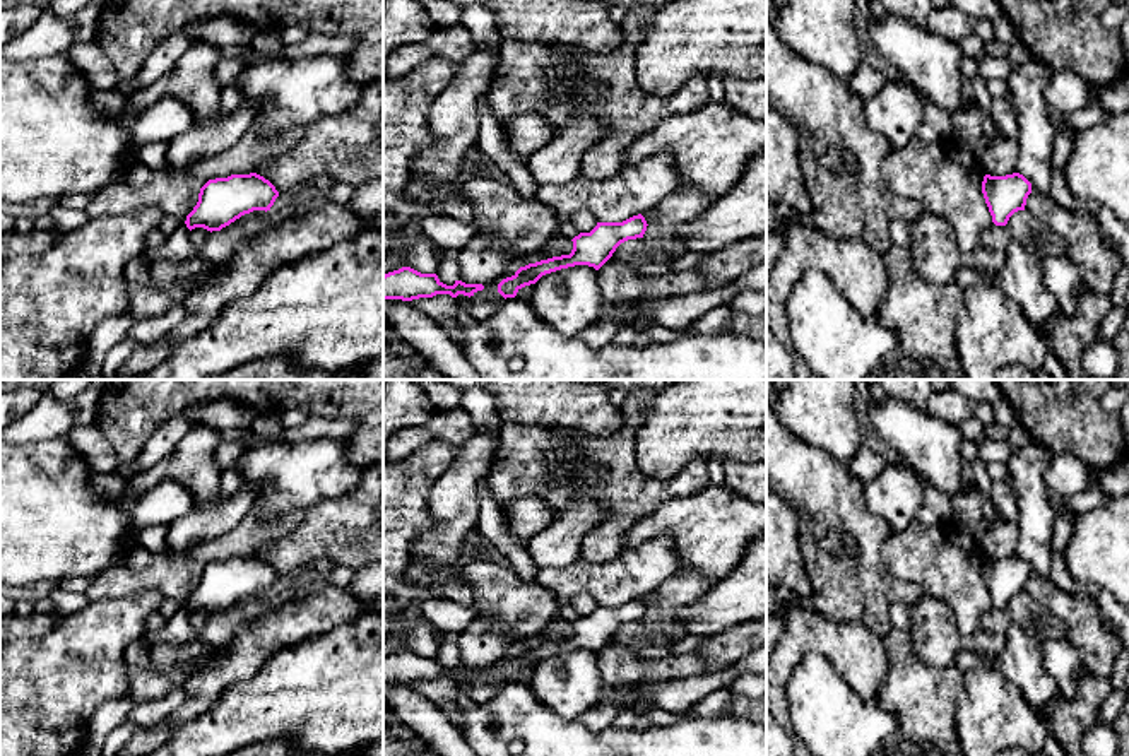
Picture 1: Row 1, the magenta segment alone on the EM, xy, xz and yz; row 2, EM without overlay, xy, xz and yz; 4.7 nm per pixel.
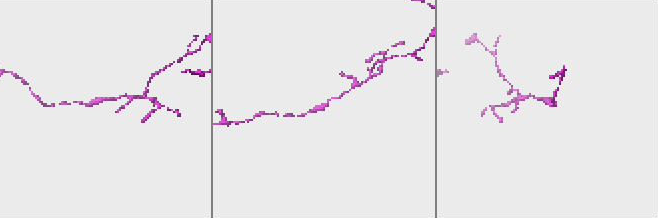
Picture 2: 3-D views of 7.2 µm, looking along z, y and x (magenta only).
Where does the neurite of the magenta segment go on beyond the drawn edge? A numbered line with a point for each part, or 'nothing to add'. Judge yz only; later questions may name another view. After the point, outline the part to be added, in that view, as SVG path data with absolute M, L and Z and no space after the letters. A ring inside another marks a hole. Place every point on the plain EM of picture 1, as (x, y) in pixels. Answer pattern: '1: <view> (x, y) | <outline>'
nothing to add

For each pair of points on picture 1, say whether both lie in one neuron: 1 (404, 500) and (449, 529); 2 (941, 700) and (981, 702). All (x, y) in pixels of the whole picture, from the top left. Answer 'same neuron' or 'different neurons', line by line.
1: different neurons
2: different neurons

